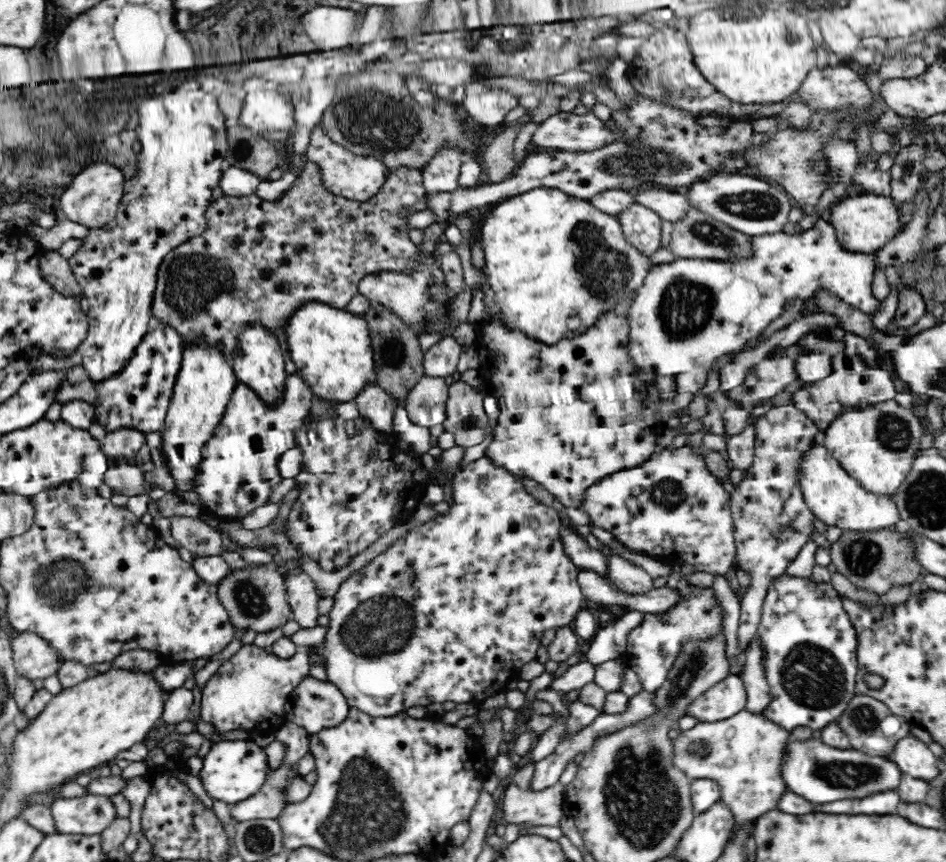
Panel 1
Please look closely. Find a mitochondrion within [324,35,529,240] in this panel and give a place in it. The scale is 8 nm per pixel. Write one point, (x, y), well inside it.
(376, 123)

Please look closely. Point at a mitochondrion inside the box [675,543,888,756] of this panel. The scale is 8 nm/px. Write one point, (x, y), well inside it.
(810, 674)

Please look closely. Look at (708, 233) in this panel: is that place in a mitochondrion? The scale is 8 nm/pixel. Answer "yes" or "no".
yes

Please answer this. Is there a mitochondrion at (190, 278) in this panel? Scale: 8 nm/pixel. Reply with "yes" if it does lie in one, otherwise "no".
yes

